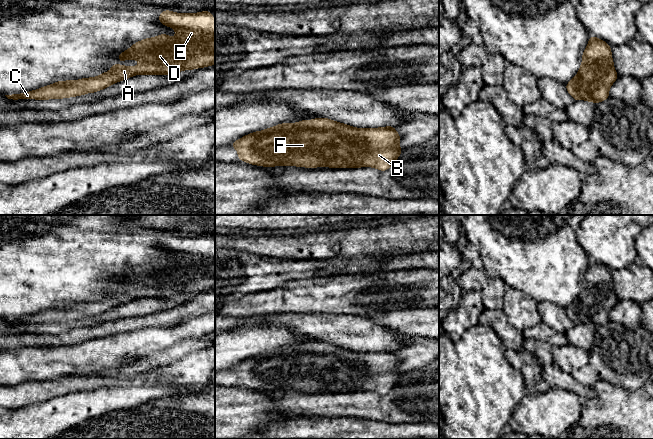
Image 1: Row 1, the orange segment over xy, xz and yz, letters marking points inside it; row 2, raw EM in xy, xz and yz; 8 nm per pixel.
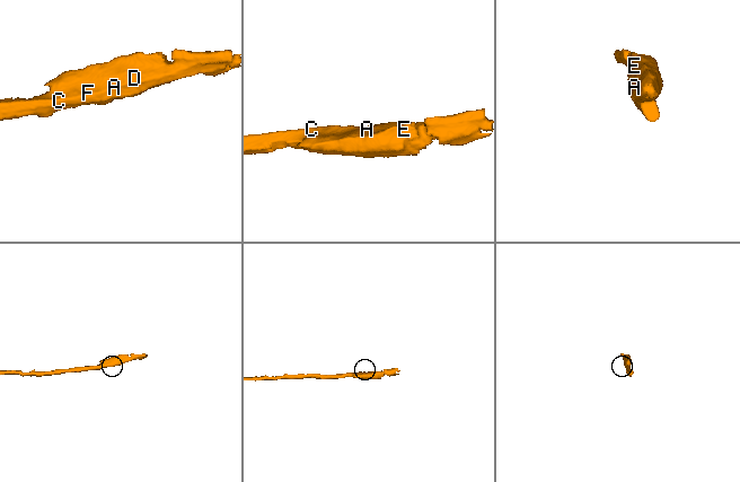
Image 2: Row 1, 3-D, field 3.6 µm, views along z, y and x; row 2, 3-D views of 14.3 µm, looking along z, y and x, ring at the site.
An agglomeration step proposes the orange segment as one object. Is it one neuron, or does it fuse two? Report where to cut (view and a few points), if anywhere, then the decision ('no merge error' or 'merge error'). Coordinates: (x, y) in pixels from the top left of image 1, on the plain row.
cut none; no merge error

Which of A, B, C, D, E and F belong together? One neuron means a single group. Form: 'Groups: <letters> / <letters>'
Groups: A B C D E F

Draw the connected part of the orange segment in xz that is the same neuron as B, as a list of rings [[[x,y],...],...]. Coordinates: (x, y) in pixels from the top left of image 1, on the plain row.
[[[317,341],[297,347],[282,347],[263,355],[252,356],[231,367],[230,370],[237,374],[240,385],[263,391],[373,391],[386,395],[403,375],[399,370],[400,362],[393,350],[355,352],[328,342]]]

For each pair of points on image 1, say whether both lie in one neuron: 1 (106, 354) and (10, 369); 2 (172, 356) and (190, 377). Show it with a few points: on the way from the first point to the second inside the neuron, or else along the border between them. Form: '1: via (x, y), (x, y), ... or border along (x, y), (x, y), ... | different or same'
1: via (82, 358), (58, 361), (48, 365), (34, 365) | same
2: border along (197, 350), (189, 352), (175, 362), (154, 369) | different

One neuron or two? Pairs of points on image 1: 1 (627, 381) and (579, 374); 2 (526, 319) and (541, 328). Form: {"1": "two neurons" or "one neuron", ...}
{"1": "one neuron", "2": "two neurons"}

